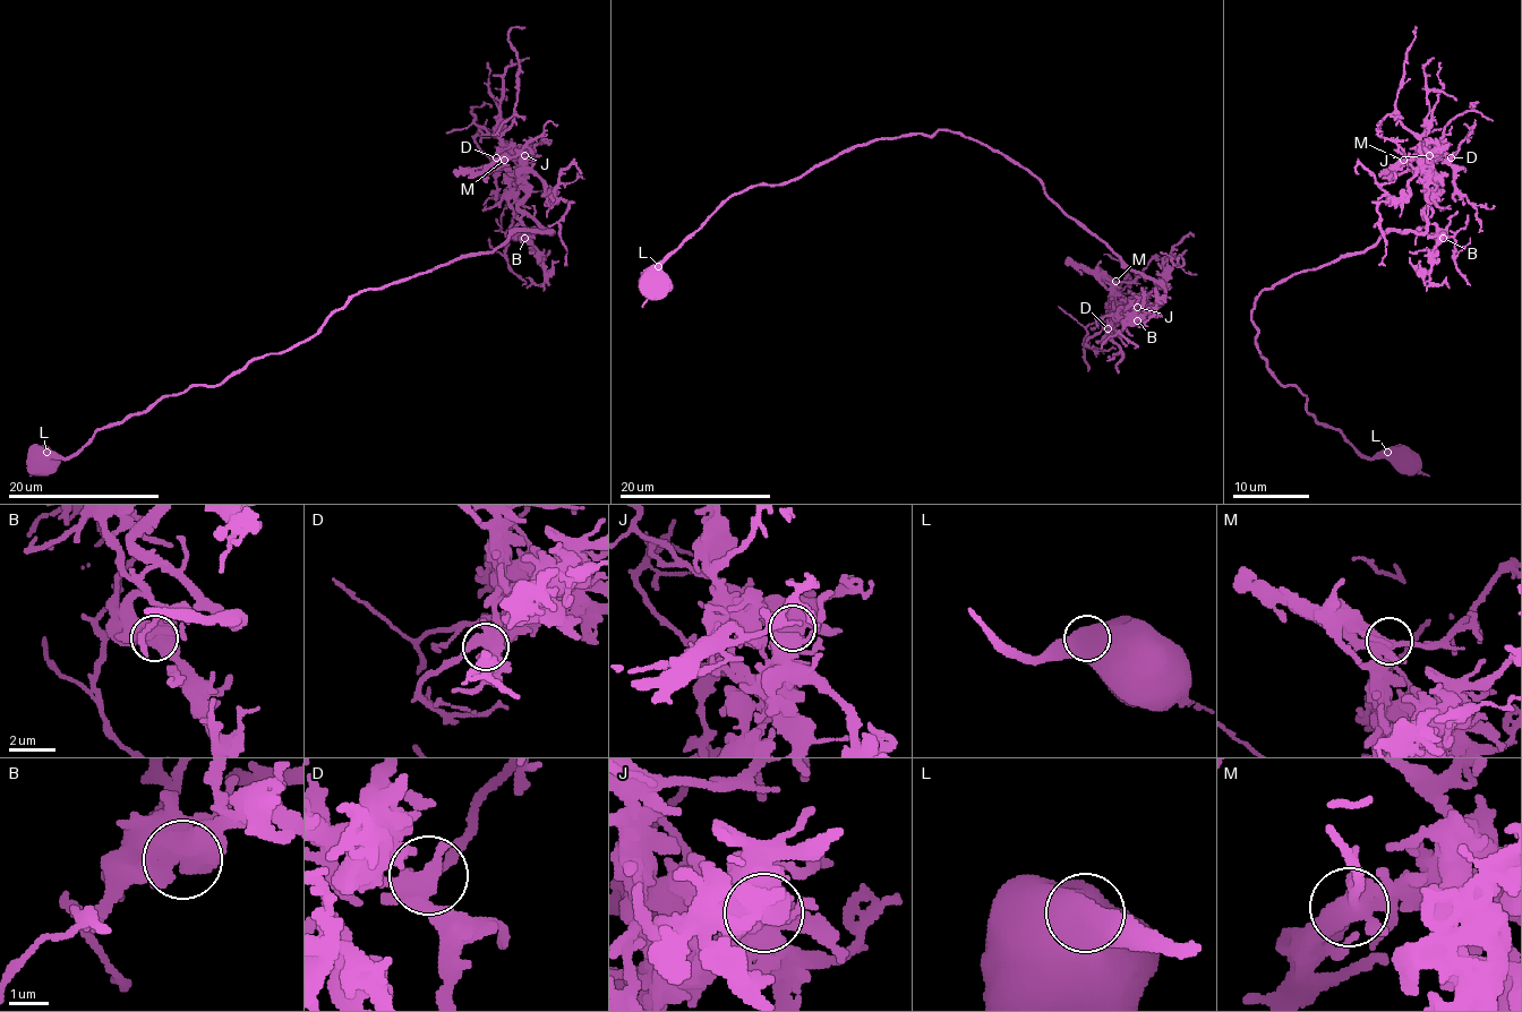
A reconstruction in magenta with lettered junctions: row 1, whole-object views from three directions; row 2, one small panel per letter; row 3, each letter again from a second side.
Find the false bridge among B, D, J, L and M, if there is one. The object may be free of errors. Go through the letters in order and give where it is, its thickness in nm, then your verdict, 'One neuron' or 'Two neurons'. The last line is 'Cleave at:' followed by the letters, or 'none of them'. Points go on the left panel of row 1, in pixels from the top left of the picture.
B: Place: (524, 238). Thickness 650 nm. One neuron
D: Place: (496, 157). Thickness 400 nm. One neuron
J: Place: (524, 155). Thickness 650 nm. One neuron
L: Place: (46, 452). Thickness 750 nm. One neuron
M: Place: (504, 160). Thickness 440 nm. One neuron
Cleave at: none of them

